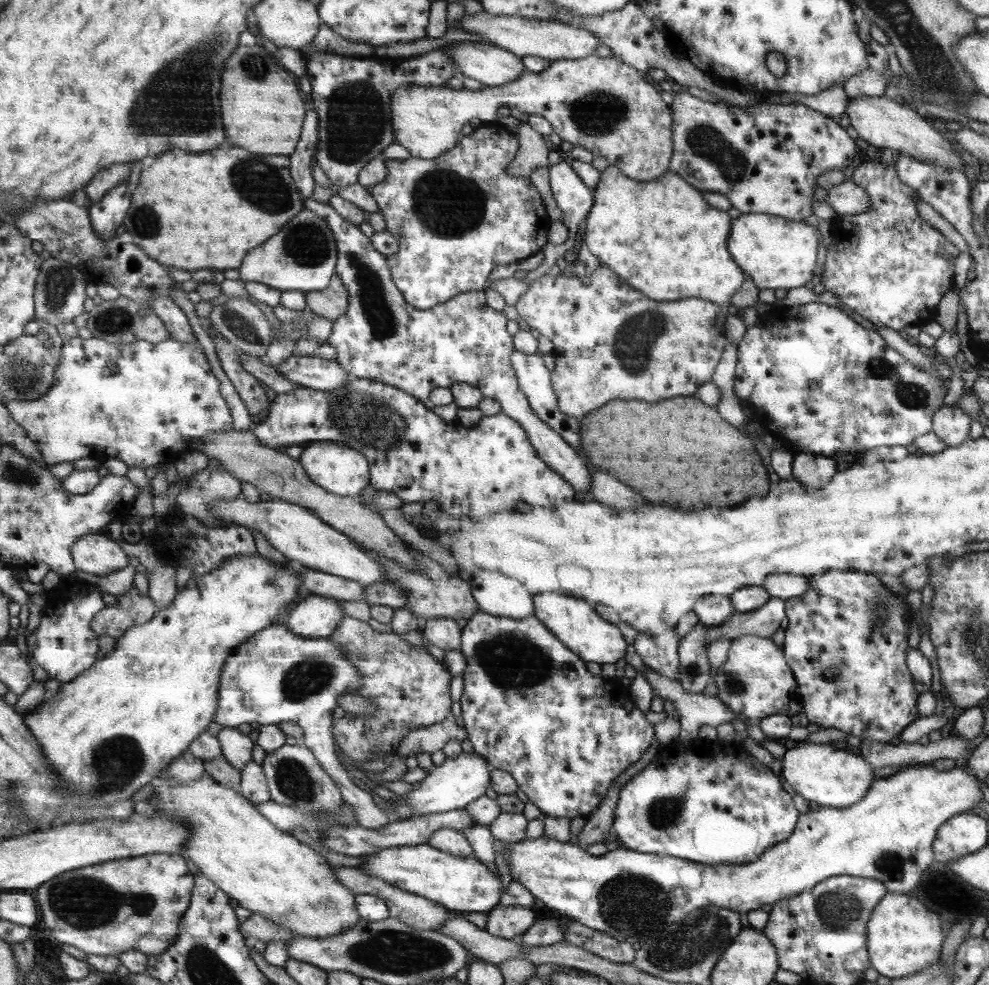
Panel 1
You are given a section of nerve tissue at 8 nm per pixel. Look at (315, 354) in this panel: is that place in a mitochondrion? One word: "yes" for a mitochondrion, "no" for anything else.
no

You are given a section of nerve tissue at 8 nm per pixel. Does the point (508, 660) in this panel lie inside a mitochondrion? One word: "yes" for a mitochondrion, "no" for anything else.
yes

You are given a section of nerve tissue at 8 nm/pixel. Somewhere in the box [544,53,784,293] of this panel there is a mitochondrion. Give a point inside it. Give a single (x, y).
(597, 113)

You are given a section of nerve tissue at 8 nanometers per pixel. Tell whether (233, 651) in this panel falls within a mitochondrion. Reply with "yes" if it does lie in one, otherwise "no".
no

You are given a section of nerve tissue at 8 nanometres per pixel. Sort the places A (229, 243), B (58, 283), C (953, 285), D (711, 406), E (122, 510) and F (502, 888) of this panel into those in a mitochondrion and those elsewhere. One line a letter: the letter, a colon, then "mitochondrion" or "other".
A: other
B: mitochondrion
C: other
D: other
E: other
F: other

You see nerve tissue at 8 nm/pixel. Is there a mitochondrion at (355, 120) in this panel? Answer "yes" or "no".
yes

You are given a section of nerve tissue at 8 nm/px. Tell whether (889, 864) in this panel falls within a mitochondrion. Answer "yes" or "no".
yes

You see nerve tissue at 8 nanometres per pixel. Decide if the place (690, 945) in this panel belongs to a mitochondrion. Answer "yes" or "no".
yes

